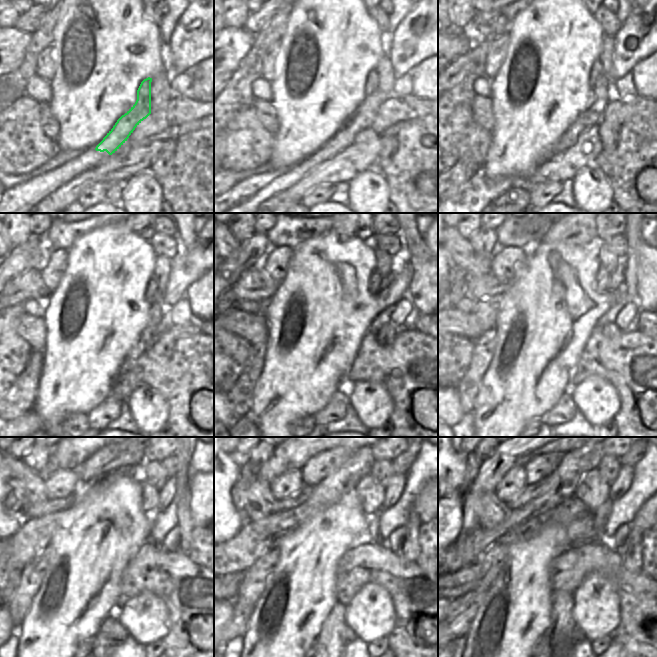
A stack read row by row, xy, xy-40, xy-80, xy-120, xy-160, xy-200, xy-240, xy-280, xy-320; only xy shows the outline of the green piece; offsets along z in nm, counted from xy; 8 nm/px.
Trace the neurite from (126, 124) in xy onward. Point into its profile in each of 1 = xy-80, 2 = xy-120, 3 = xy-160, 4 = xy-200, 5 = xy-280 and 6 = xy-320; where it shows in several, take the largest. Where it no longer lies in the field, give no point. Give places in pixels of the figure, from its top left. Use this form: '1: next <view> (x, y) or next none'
1: next xy-80 (602, 92)
2: next xy-120 (156, 324)
3: next xy-160 (376, 280)
4: next xy-200 (602, 277)
5: next xy-280 (371, 494)
6: next xy-320 (592, 490)

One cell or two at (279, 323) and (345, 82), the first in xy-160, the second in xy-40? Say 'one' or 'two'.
one

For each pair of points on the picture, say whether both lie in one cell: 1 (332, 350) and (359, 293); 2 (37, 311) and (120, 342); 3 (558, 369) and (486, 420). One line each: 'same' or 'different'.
1: same
2: different
3: same

